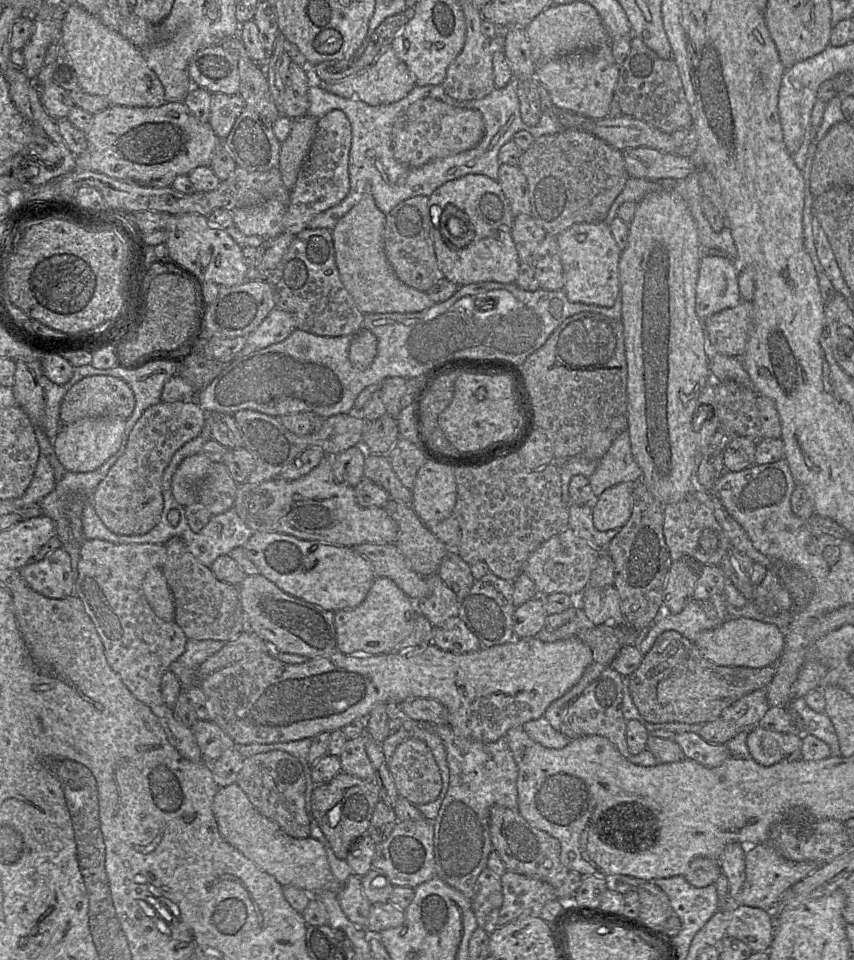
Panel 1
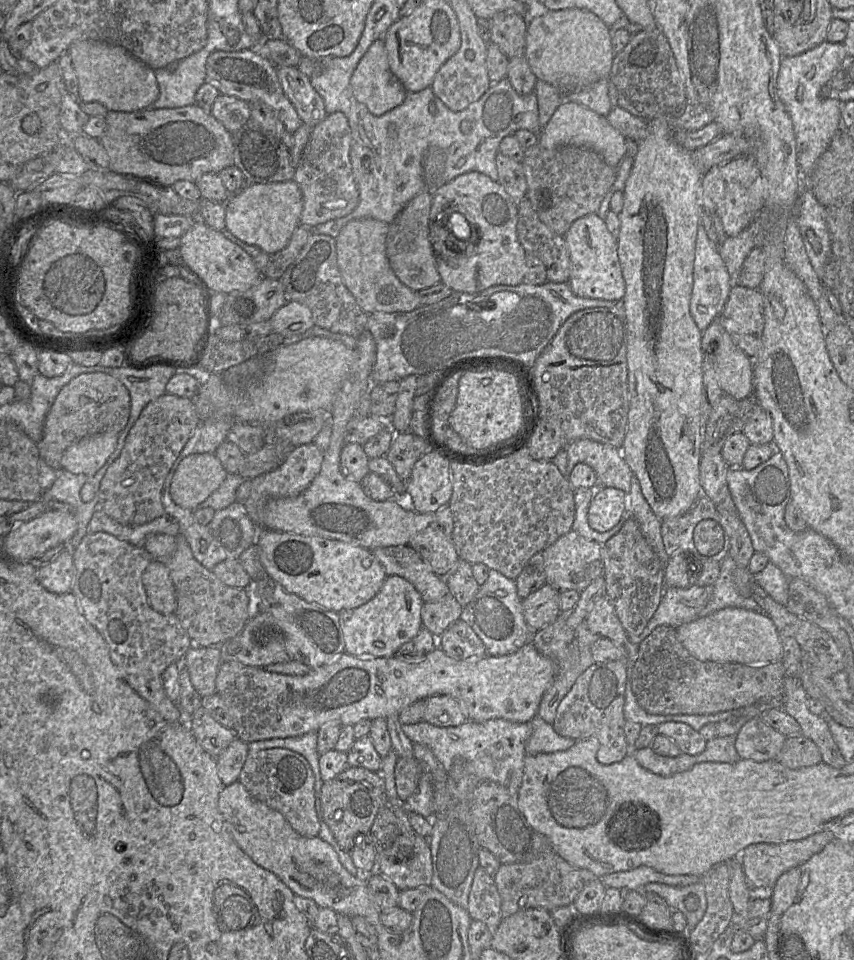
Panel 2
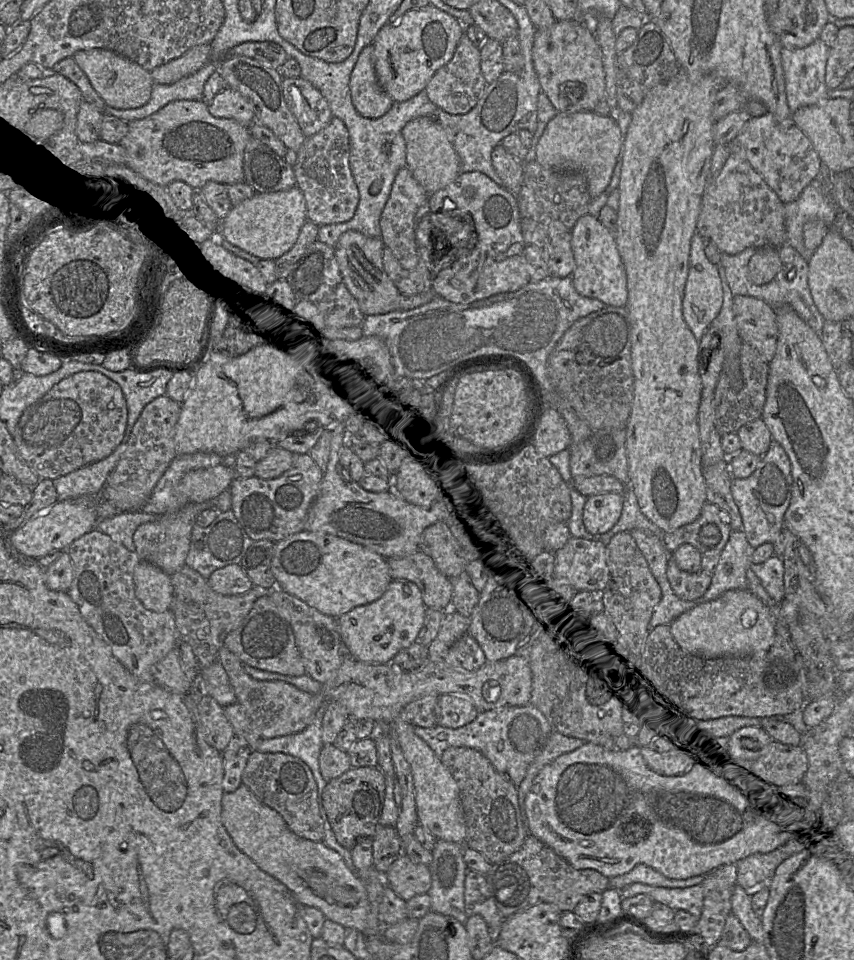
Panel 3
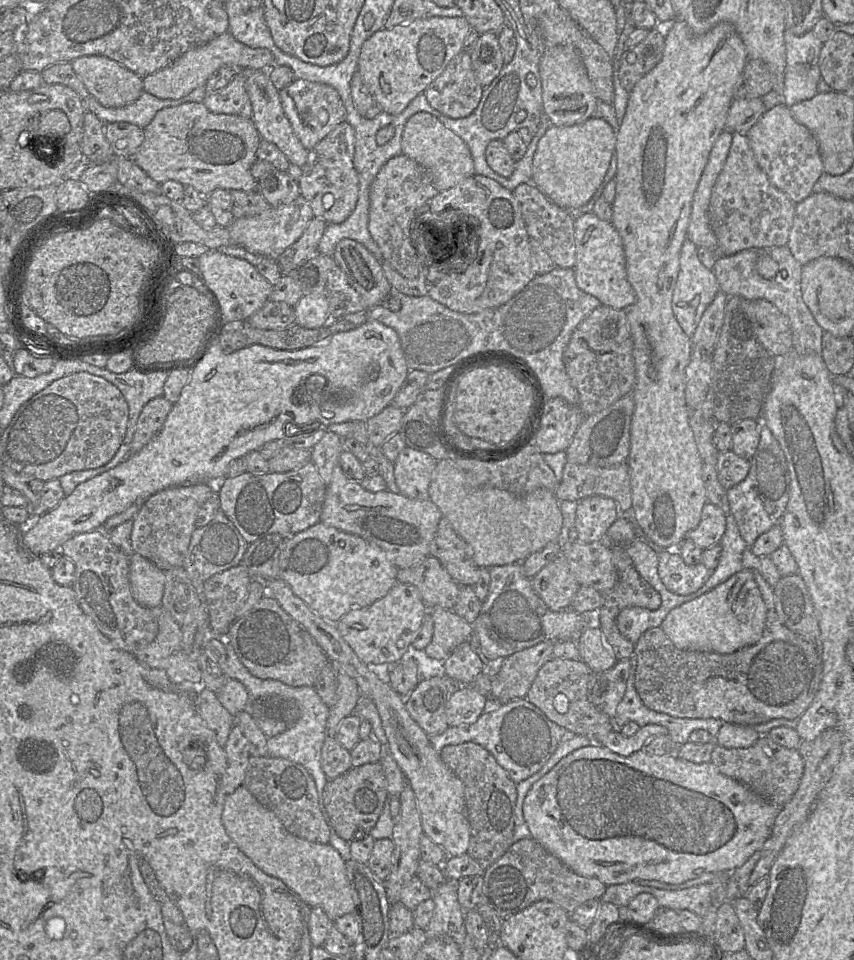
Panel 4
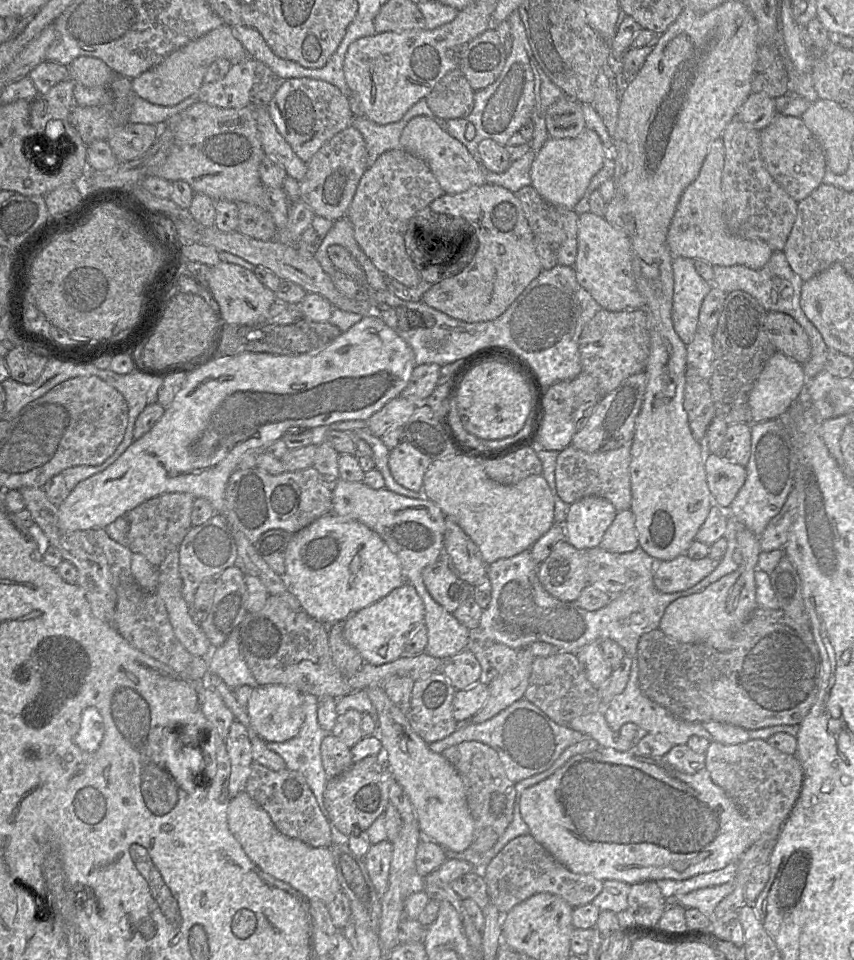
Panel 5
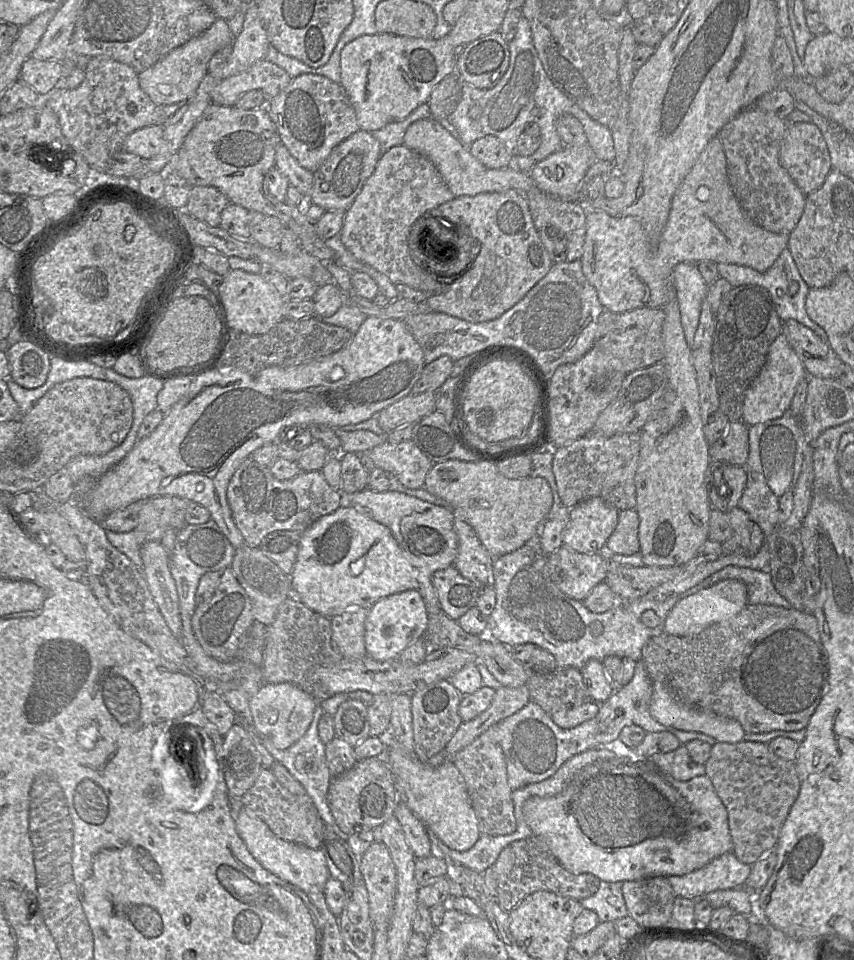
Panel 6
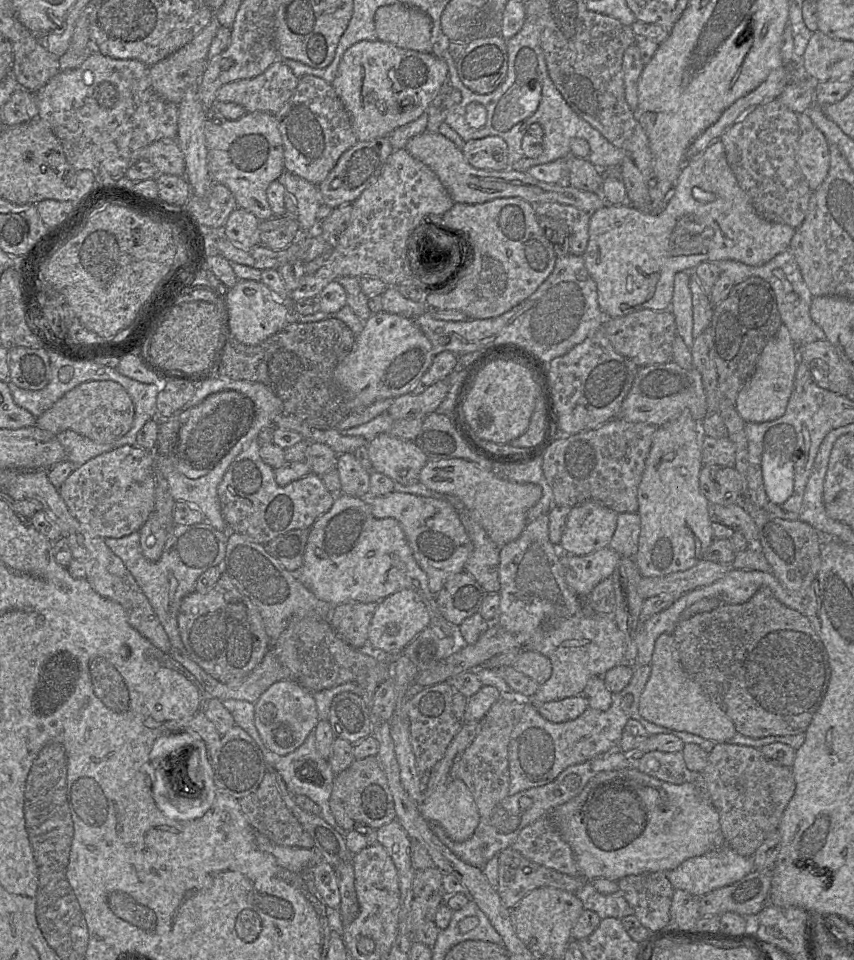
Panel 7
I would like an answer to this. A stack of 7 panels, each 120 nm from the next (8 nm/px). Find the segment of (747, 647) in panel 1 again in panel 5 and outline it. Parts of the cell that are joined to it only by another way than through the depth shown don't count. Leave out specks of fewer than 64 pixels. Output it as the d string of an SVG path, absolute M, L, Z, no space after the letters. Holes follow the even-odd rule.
M738 524L736 538L737 548L741 550L743 556L742 563L739 565L738 569L710 584L702 591L686 597L681 597L672 602L666 608L659 625L659 628L666 636L680 643L705 643L721 652L732 648L733 634L744 625L752 612L757 608L754 575L757 568L758 557L761 553L759 536L756 536L741 524Z

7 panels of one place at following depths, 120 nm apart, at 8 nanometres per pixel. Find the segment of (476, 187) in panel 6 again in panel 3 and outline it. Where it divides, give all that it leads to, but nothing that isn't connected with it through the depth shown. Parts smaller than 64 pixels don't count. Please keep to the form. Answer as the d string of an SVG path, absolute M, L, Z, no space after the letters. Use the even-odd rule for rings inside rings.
M429 117L409 121L402 129L406 144L406 166L428 194L449 185L461 173L460 159L442 126Z

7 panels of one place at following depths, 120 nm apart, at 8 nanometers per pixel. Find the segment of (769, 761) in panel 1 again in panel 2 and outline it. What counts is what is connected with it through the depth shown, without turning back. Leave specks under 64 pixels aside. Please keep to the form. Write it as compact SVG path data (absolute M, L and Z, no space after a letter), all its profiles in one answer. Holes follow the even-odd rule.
M760 717L746 722L735 737L739 756L757 762L775 760L786 740L785 735L763 722Z

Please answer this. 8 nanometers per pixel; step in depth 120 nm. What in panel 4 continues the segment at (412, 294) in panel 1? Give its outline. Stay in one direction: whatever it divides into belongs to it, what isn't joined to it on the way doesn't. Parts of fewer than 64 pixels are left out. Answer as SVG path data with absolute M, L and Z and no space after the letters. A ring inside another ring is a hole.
M342 239L335 247L333 258L367 309L383 303L390 296L392 287L381 263L362 244Z

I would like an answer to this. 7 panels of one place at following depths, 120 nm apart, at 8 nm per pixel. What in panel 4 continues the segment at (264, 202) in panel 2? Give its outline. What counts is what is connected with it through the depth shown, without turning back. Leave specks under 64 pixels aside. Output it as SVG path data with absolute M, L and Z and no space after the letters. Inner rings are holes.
M299 195L289 204L270 207L257 215L234 219L227 228L236 245L244 247L251 253L277 259L285 249L300 238L313 217L309 203Z

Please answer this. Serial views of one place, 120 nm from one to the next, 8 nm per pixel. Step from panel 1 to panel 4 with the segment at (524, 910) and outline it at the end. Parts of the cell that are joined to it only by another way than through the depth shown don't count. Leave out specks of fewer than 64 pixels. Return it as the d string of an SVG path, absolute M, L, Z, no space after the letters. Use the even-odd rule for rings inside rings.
M531 837L514 842L502 857L485 870L483 880L483 892L502 919L541 900L551 901L571 914L586 901L599 900L607 887L597 878L577 875Z

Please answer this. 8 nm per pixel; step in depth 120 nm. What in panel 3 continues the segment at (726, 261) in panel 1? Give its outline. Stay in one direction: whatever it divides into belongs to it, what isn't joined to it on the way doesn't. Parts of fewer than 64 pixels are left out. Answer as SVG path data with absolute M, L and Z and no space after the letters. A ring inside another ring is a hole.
M696 231L691 239L688 277L682 300L683 317L697 340L700 340L712 320L718 315L723 302L722 283L718 267L705 255L702 236Z

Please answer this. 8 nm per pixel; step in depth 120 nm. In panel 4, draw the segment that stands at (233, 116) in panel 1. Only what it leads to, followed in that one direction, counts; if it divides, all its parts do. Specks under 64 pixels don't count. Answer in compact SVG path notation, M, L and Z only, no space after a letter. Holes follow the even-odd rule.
M237 70L225 87L207 92L202 102L215 114L252 118L252 105L245 87L244 70Z

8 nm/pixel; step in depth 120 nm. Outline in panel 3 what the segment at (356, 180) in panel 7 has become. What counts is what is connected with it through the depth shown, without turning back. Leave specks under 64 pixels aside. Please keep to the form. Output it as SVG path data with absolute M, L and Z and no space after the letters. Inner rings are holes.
M333 117L318 133L305 139L297 151L297 162L293 166L296 186L306 201L307 220L318 226L343 223L350 220L359 203L359 191L350 166L349 132L342 120Z

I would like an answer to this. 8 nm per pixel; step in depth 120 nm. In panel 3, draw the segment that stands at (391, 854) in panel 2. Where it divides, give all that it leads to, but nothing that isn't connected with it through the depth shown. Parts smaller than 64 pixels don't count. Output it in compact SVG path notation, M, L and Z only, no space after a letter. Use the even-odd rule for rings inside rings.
M401 854L389 867L384 881L404 901L425 894L431 887L429 866L414 863L406 854Z

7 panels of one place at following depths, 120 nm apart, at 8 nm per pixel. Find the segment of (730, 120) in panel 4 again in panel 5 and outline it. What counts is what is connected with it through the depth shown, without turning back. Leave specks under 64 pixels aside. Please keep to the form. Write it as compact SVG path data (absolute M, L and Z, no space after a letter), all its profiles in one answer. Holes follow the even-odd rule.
M751 93L737 113L737 119L748 127L762 130L778 113L775 98L764 93Z

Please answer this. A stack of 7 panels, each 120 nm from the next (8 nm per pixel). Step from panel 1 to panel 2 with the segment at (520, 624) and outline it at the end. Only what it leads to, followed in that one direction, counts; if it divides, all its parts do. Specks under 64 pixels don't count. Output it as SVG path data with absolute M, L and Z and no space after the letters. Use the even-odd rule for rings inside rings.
M545 583L522 600L524 619L533 630L553 623L561 614L560 591Z

